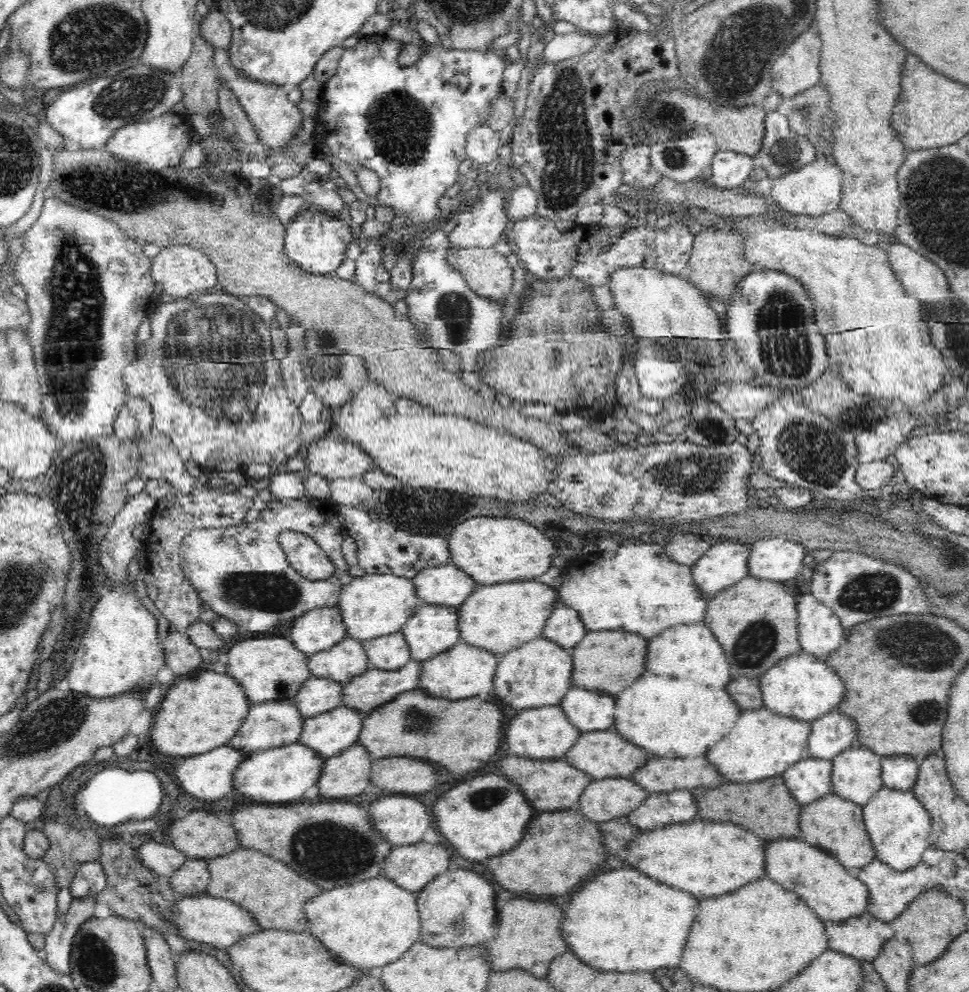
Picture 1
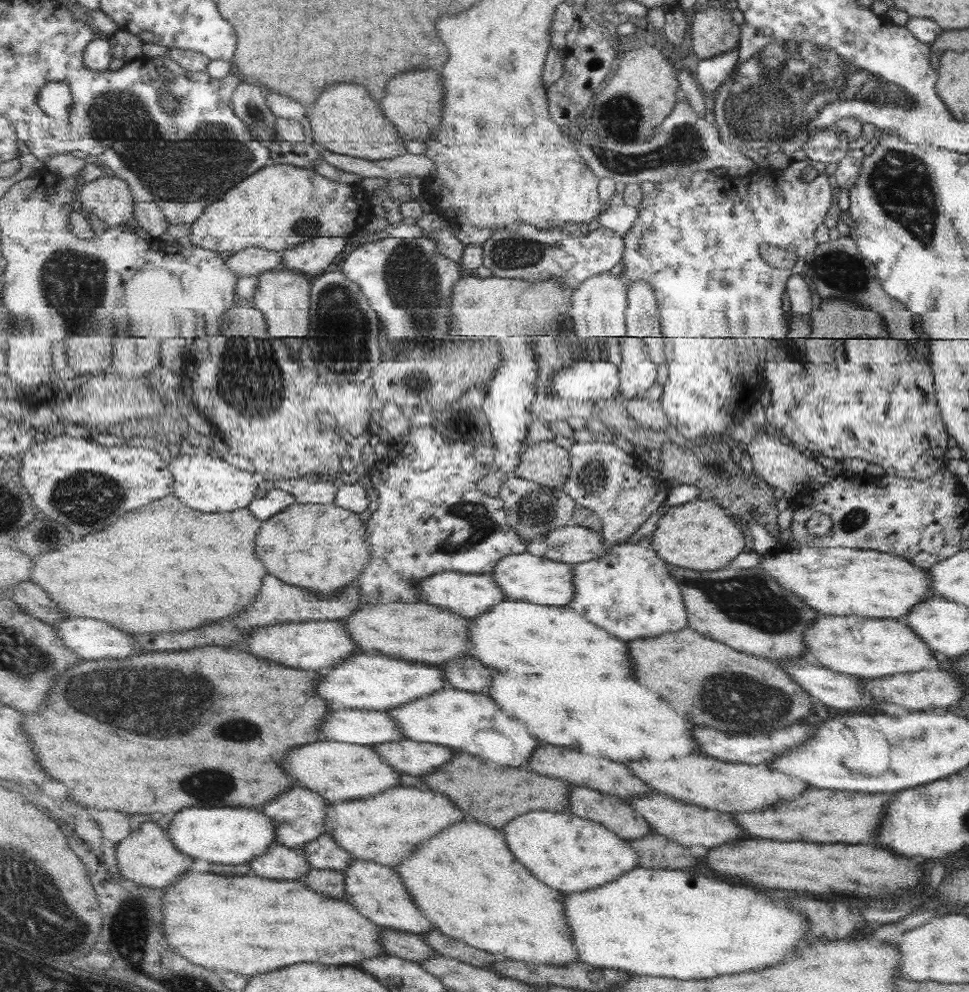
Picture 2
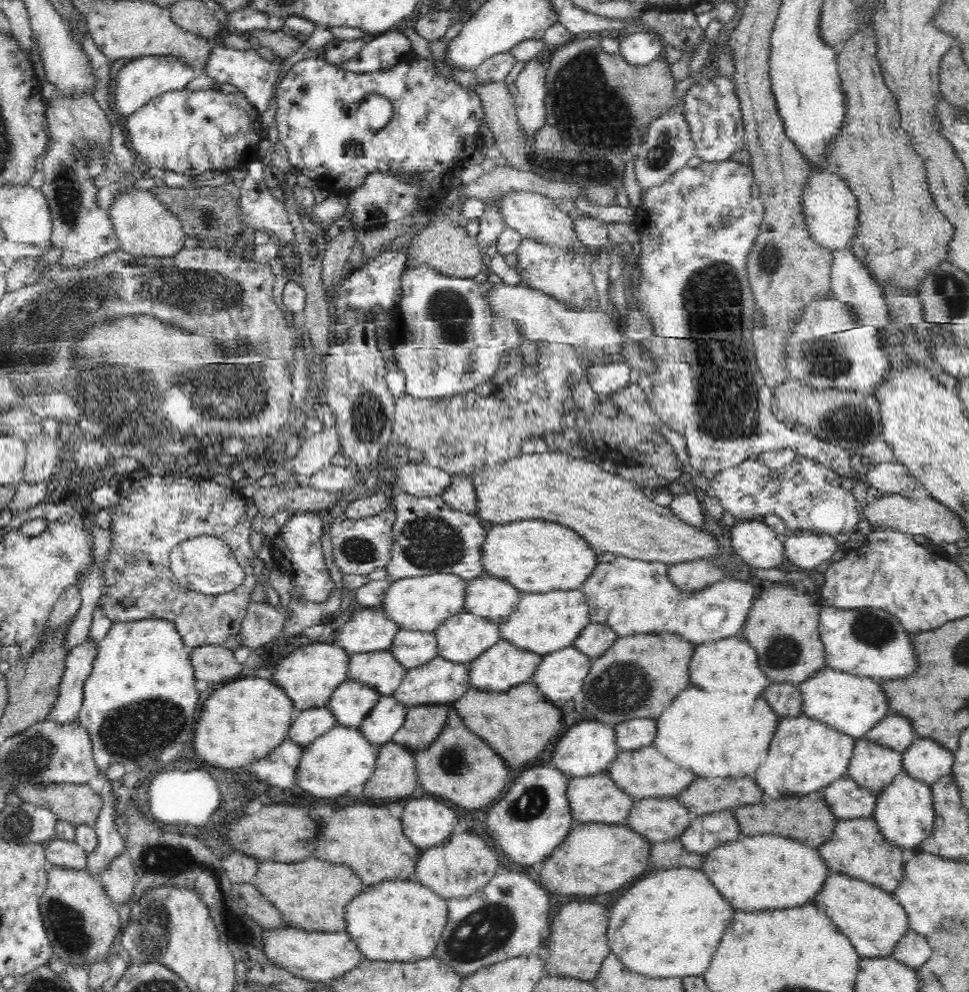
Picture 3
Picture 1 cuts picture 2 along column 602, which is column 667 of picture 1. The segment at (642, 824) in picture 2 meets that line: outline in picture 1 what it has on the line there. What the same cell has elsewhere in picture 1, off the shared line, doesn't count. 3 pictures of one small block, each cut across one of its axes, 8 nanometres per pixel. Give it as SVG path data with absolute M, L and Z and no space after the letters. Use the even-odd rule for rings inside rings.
M687 789L648 793L646 798L626 814L638 830L662 828L663 825L697 819L694 799Z

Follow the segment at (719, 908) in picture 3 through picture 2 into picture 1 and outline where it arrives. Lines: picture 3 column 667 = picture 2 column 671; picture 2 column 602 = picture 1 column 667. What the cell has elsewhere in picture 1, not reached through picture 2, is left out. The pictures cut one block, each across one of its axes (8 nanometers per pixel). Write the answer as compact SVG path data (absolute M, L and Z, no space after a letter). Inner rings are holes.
M634 869L610 870L594 876L572 896L568 910L564 912L560 934L568 948L590 968L600 968L606 972L653 972L658 968L678 966L682 956L682 944L686 944L686 932L690 930L690 920L694 920L696 900L674 888L662 888L663 884L646 877Z

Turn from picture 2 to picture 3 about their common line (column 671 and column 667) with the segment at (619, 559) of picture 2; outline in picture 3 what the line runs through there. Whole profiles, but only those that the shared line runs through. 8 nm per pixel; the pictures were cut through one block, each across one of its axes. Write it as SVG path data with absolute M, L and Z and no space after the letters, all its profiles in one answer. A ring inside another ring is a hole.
M617 555L610 562L597 562L580 587L586 599L589 622L611 628L618 637L666 631L694 645L738 634L747 610L755 599L753 584L727 577L701 589L683 589L671 580L669 568L670 564L666 561L647 561L622 555Z

